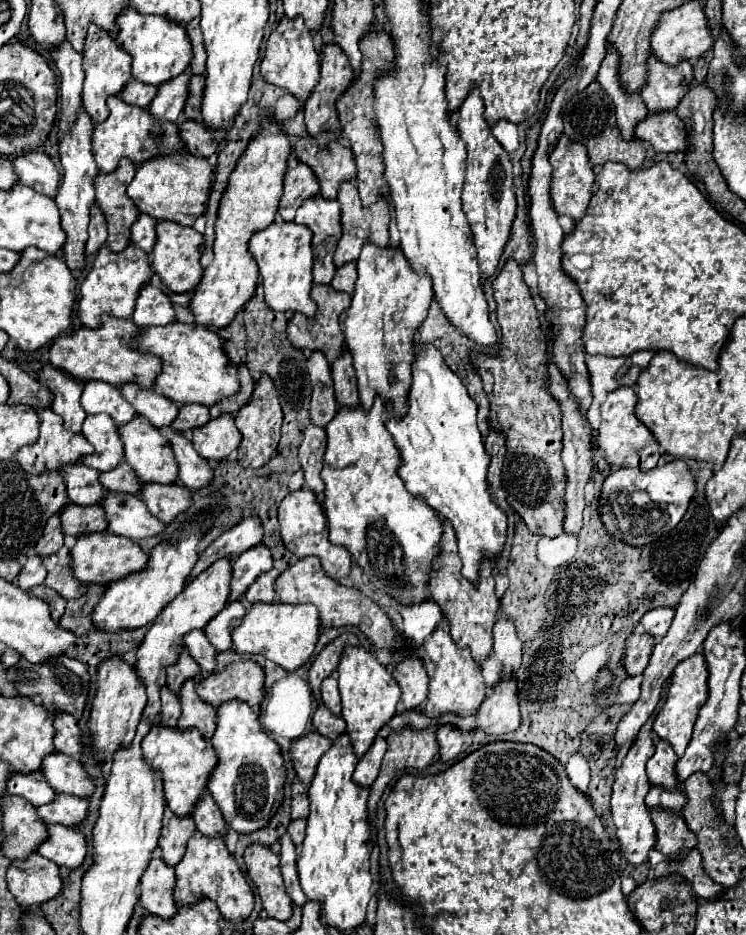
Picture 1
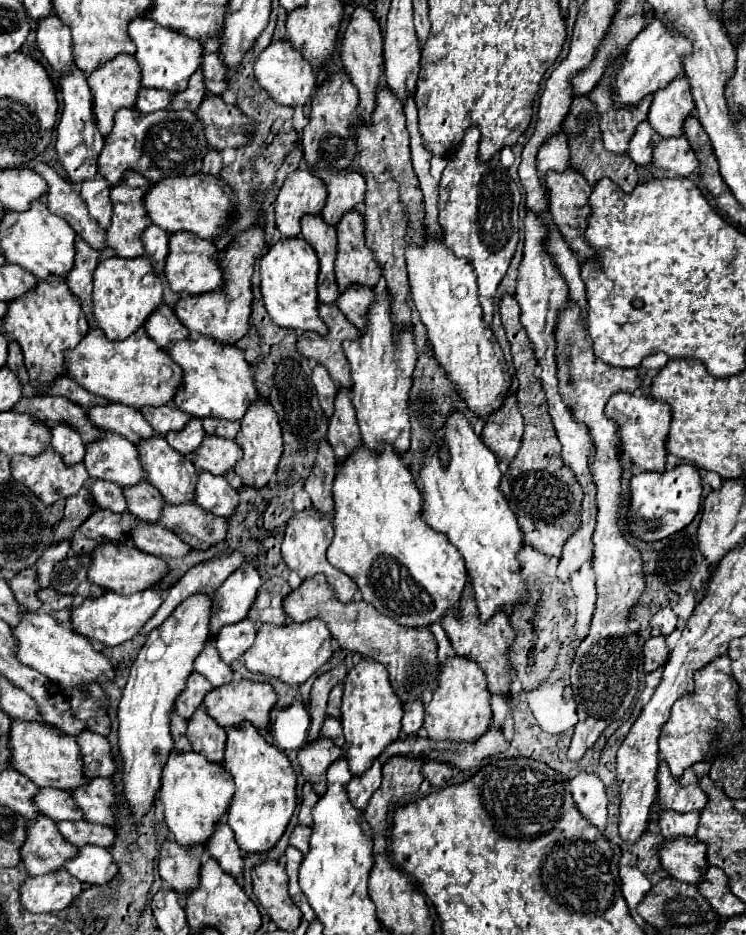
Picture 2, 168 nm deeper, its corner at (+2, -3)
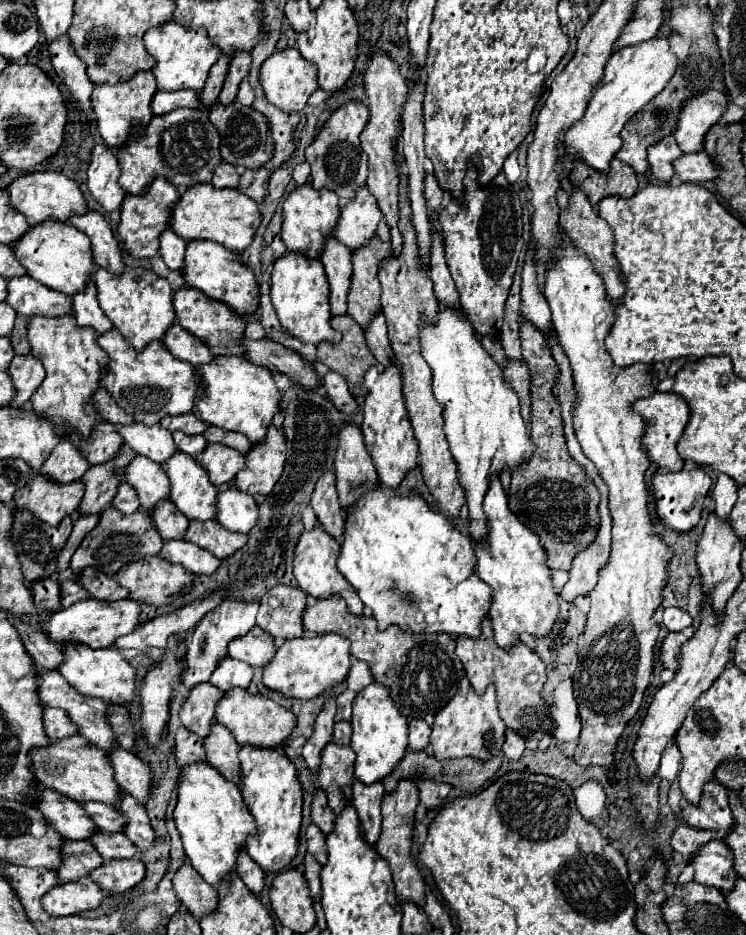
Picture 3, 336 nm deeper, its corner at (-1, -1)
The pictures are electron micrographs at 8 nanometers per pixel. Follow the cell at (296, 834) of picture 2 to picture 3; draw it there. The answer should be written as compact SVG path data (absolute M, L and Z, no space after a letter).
M309 825L305 837L307 837L307 849L309 849L309 853L311 853L311 855L321 863L321 865L325 865L325 863L327 863L325 833L323 833L317 825Z

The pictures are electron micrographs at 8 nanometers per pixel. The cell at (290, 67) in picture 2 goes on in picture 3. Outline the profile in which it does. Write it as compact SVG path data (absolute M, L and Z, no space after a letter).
M297 49L275 51L261 67L261 85L267 99L283 111L301 111L307 105L307 99L317 89L317 69L311 61L303 59Z

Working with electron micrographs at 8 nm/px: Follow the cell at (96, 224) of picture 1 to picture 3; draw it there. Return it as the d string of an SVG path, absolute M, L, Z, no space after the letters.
M99 137L99 141L95 143L93 147L93 153L91 153L91 163L89 163L89 191L93 195L93 199L97 203L101 203L101 207L111 213L115 211L123 197L127 195L121 185L117 183L119 181L119 161L115 157L115 153L105 145L105 141Z

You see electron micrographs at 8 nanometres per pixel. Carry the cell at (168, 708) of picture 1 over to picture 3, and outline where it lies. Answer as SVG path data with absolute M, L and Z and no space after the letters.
M179 727L175 733L175 757L179 767L187 767L191 763L205 763L205 749L203 739L195 737L195 733L187 731L185 727Z

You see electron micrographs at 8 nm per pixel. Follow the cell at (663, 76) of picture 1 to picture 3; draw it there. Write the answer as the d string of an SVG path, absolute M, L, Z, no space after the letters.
M707 89L685 103L685 107L679 113L679 125L673 133L683 153L703 151L705 135L713 125L721 121L725 107L725 95L715 89Z

